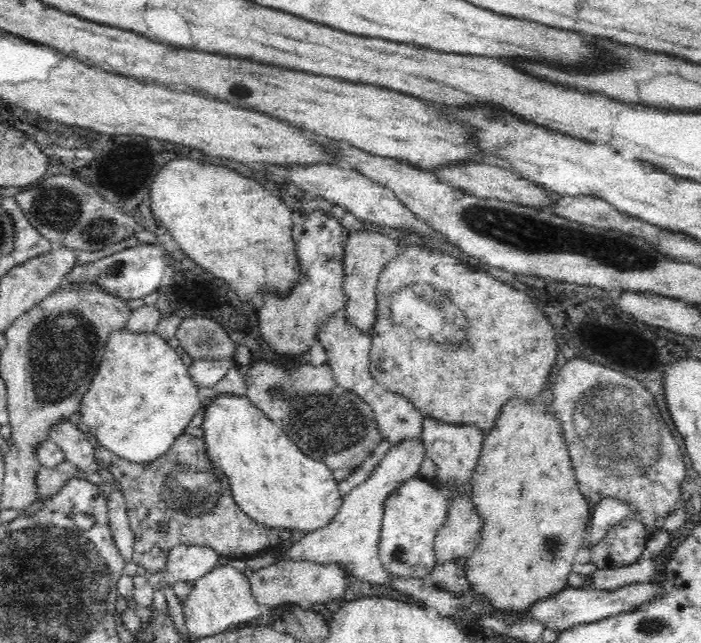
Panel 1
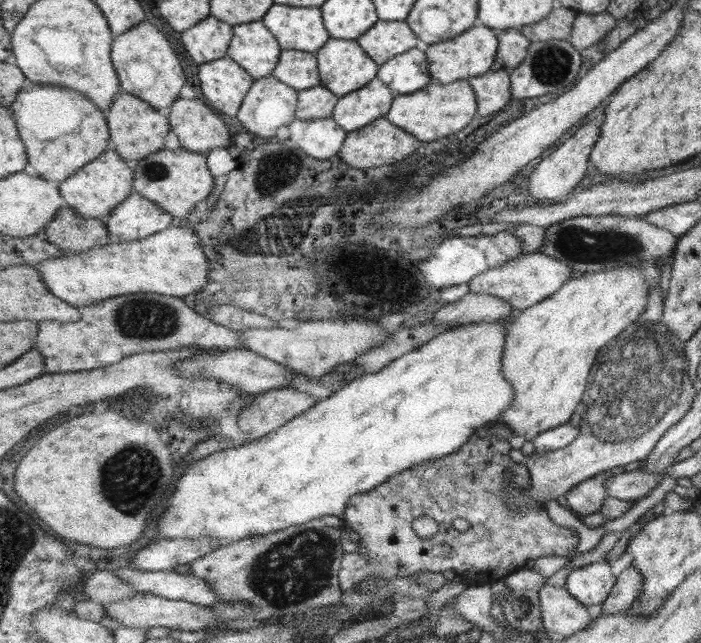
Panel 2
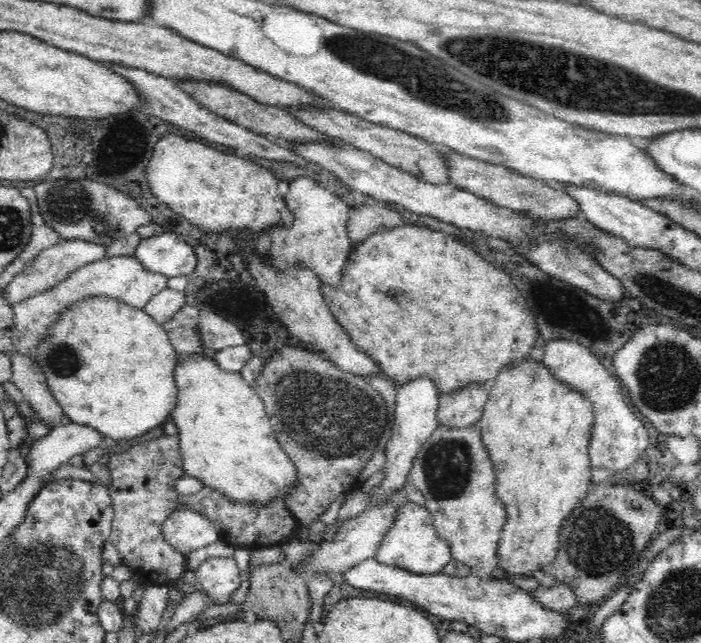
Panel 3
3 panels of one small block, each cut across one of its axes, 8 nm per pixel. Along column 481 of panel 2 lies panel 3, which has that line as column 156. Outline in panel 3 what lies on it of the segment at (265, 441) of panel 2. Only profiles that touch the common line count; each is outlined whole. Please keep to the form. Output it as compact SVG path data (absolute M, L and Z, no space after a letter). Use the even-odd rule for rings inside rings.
M92 298L86 299L85 302L78 303L77 306L70 307L59 320L60 324L56 324L52 328L50 338L42 344L41 347L35 346L30 355L36 358L38 368L41 373L46 376L46 384L48 389L52 391L52 395L56 397L56 401L63 408L64 413L70 418L72 423L88 425L95 428L102 436L109 436L114 440L124 443L129 438L136 438L142 436L144 432L150 432L152 428L160 426L162 422L168 422L171 414L178 404L178 385L176 378L176 371L178 368L178 358L176 358L177 351L174 349L168 334L165 332L162 325L158 324L144 309L131 307L130 305L119 303L114 299L106 298Z

